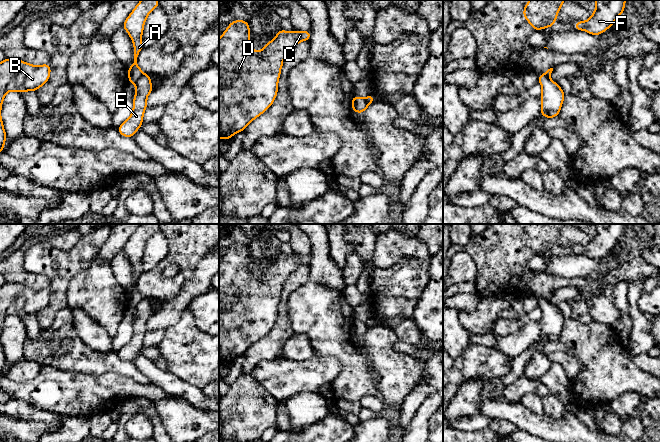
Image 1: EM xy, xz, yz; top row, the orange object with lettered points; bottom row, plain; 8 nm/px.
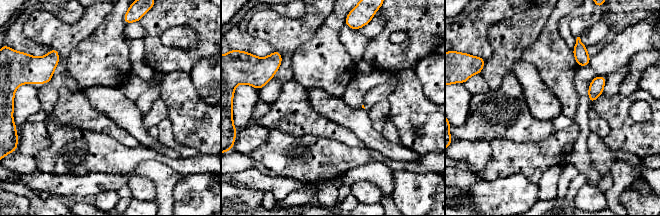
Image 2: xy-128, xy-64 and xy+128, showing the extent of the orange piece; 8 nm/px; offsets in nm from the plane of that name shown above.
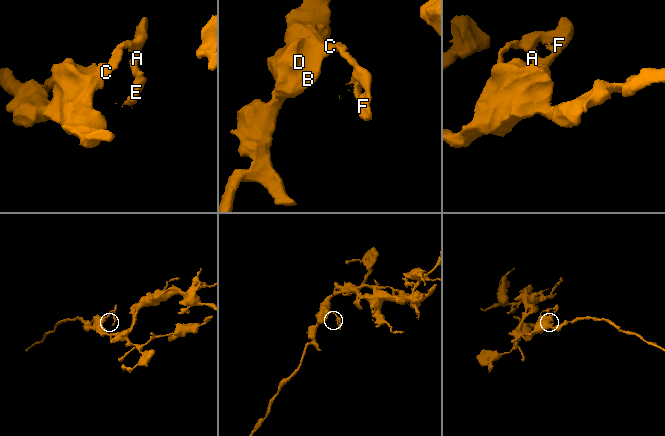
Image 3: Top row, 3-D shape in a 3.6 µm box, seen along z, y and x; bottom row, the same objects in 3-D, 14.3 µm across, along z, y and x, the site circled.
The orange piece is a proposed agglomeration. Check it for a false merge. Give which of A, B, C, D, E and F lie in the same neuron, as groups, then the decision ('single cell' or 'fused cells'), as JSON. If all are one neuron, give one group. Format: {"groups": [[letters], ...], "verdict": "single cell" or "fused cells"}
{"groups": [["A", "B", "C", "D", "F"], ["E"]], "verdict": "fused cells"}

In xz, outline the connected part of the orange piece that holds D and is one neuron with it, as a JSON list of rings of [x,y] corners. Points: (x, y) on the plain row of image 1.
[[[234,244],[229,248],[227,253],[223,256],[222,261],[219,263],[219,363],[229,364],[234,358],[244,355],[251,345],[263,338],[273,328],[278,317],[278,305],[285,281],[290,277],[295,269],[301,265],[309,265],[310,261],[311,255],[293,254],[288,256],[281,253],[276,257],[276,261],[264,270],[262,275],[255,275],[250,271],[250,251],[248,245]]]

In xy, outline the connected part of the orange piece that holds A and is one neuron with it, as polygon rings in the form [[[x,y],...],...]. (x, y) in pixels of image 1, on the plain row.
[[[141,224],[122,249],[132,263],[134,269],[134,286],[128,292],[128,303],[130,308],[135,308],[144,299],[137,288],[137,281],[144,272],[142,268],[142,257],[145,245],[149,237],[158,230],[158,224]]]

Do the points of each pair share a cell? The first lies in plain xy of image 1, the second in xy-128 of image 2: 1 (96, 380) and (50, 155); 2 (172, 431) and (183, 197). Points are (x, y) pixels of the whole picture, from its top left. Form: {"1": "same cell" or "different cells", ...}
{"1": "same cell", "2": "same cell"}

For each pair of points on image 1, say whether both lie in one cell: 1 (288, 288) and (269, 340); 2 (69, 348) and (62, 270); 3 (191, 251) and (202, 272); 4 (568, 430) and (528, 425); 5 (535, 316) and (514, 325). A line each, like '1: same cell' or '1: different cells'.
1: same cell
2: different cells
3: different cells
4: same cell
5: same cell

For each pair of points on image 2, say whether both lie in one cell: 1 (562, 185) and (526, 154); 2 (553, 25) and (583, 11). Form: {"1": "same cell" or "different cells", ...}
{"1": "different cells", "2": "different cells"}

